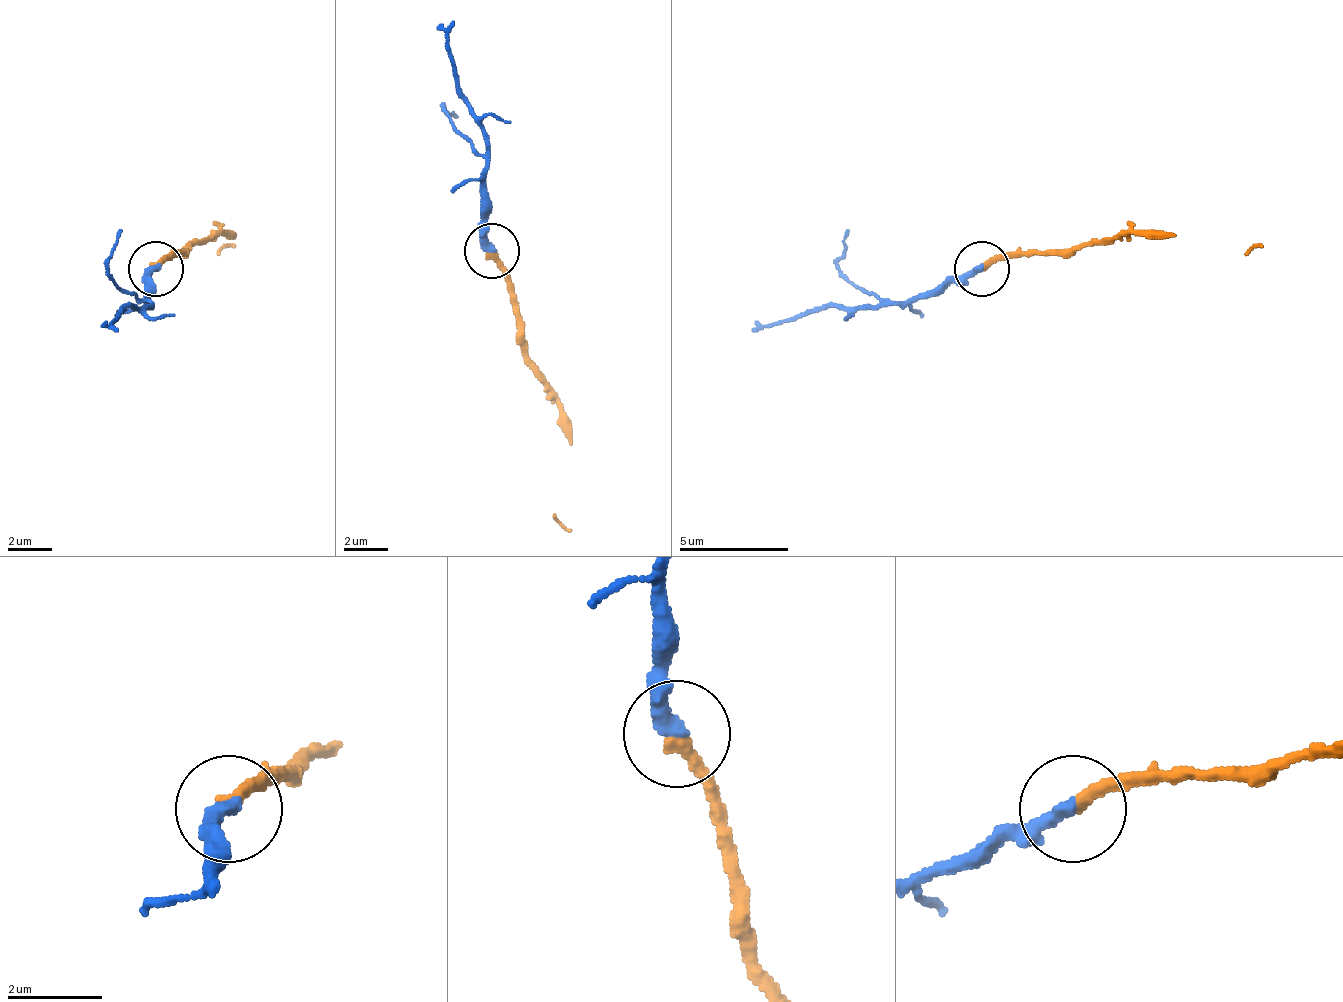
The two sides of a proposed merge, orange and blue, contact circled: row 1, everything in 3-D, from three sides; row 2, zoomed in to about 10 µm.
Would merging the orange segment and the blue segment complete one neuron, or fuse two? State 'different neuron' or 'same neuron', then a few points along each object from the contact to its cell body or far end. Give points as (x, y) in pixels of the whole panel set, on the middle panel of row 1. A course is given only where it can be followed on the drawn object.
same neuron | orange via (493, 255), (504, 271), (514, 342), (558, 402), (569, 446), (553, 517), (569, 534) | blue via (493, 249), (487, 134), (460, 90), (449, 41), (454, 19)

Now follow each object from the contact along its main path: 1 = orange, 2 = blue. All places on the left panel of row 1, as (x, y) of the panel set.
1: (157, 267), (168, 256), (222, 234), (233, 234), (217, 256), (233, 245)
2: (157, 267), (151, 305), (124, 311), (113, 322), (118, 333)

